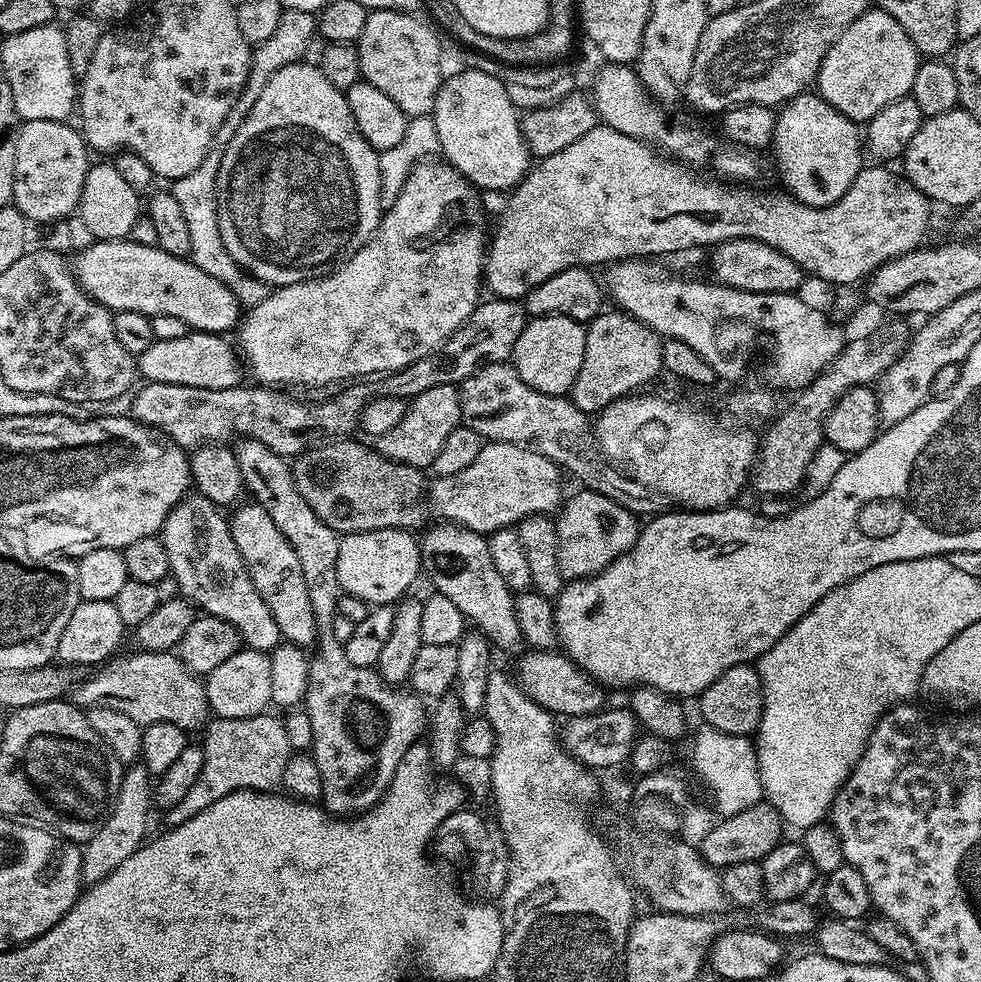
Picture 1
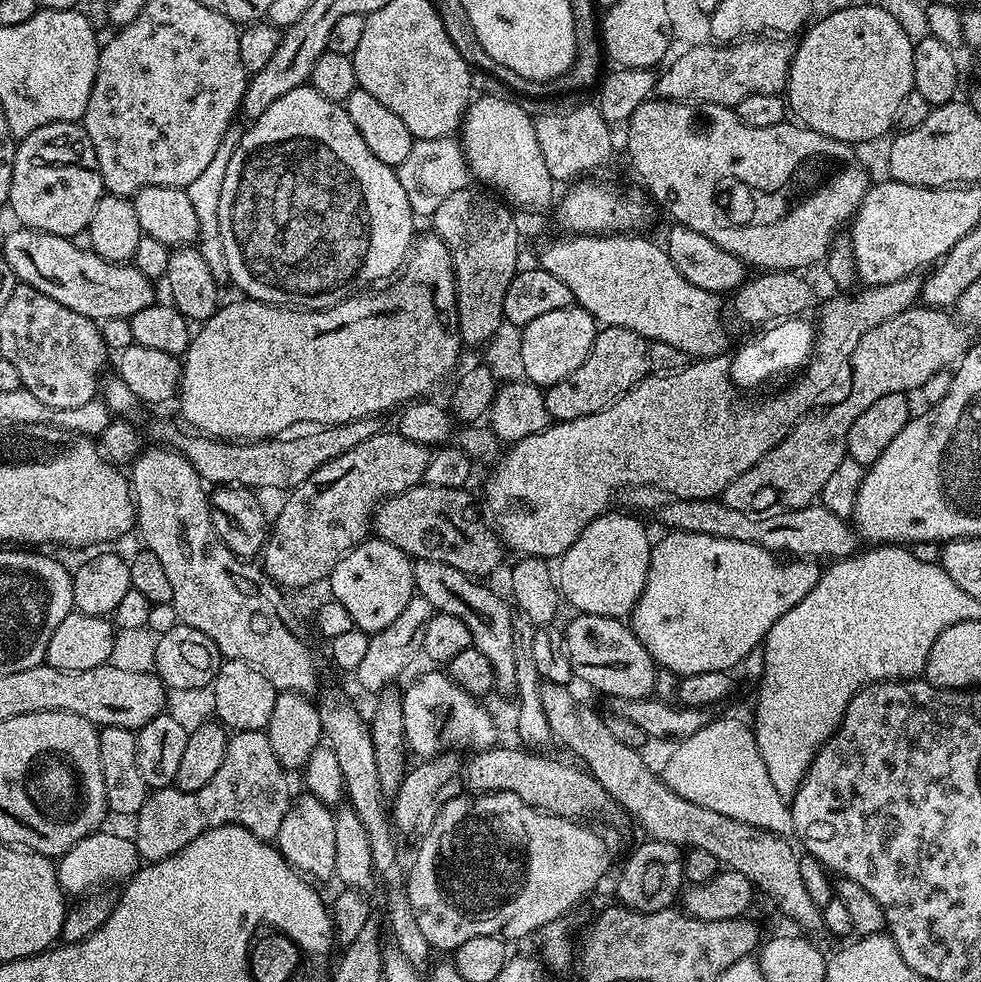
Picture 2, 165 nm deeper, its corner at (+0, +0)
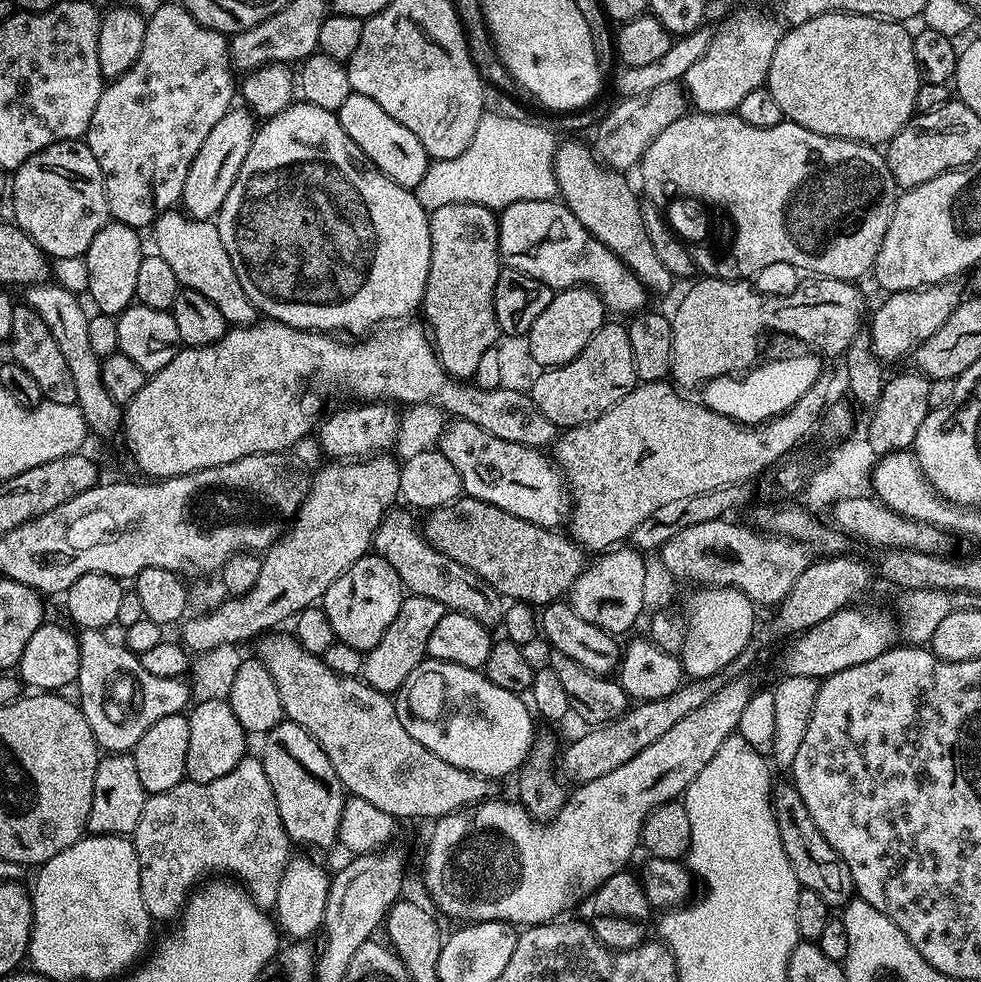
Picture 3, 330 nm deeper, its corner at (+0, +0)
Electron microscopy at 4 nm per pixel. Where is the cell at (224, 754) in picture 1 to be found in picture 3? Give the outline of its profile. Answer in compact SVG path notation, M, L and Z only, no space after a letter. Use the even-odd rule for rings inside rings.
M256 754L245 755L230 774L222 774L222 778L214 778L214 782L199 784L185 778L170 790L151 793L142 806L142 818L138 818L134 843L140 863L142 902L146 902L146 910L156 922L175 921L197 885L213 874L227 874L243 882L258 907L275 909L278 882L282 882L282 874L290 859L290 841L278 814L278 802Z

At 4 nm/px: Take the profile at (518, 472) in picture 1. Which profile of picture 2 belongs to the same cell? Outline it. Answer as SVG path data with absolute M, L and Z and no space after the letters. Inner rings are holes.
M912 272L909 276L903 276L894 282L864 286L851 294L836 294L840 296L830 297L820 308L820 321L815 321L815 340L807 363L804 364L799 375L795 377L797 380L793 384L788 384L785 388L778 389L773 396L764 396L761 400L751 400L748 397L751 395L742 394L741 389L733 383L729 368L729 357L724 354L709 356L689 363L688 367L682 369L681 372L666 374L665 376L649 374L644 379L639 380L627 394L618 397L613 404L609 404L602 411L586 414L582 418L549 423L544 431L535 432L526 438L515 441L509 447L512 449L509 452L507 449L491 465L490 471L492 473L489 474L488 481L484 484L484 500L482 496L482 504L486 512L486 507L488 507L489 513L487 512L487 515L490 517L491 527L494 529L497 537L511 551L513 548L514 551L520 552L516 554L519 554L521 557L539 556L541 560L552 562L563 556L566 550L570 550L570 546L574 546L574 538L578 538L578 534L582 534L582 530L586 530L586 526L590 526L590 522L594 518L598 518L602 513L609 511L613 507L612 499L619 492L628 492L631 488L657 488L658 491L665 492L665 497L677 500L710 500L719 497L726 490L726 486L730 486L730 482L734 482L734 478L738 478L738 474L746 474L746 470L750 470L750 466L754 466L754 462L758 462L758 458L762 458L771 448L778 446L778 442L782 442L782 438L786 438L786 434L790 434L792 427L808 413L810 406L814 406L814 402L818 402L818 394L822 394L822 390L826 390L826 386L830 386L830 382L834 382L834 377L837 376L838 370L842 370L842 366L846 366L846 358L850 358L850 354L854 354L854 346L858 346L858 342L868 333L868 330L882 322L886 322L894 314L904 312L907 308L913 307L920 297L920 290L923 285L924 276L920 272Z

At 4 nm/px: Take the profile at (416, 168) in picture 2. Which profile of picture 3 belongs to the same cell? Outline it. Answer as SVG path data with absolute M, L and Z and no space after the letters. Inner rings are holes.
M485 114L470 138L470 146L458 158L432 160L422 182L414 189L425 212L432 213L438 206L458 202L481 204L493 210L503 210L514 202L556 200L558 189L554 172L554 158L558 139L544 124L527 124L519 115L502 118Z

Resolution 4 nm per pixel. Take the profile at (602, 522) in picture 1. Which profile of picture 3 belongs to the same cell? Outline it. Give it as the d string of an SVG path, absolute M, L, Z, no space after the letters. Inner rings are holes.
M617 546L599 553L596 560L589 563L578 574L570 589L570 603L574 614L604 632L621 634L628 632L636 624L636 619L645 611L642 598L642 585L645 584L646 560L632 546Z

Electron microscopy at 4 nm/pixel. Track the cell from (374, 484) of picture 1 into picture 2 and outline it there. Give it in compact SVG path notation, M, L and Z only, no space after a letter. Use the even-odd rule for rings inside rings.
M415 484L410 490L380 503L372 517L371 531L383 543L392 544L396 551L411 556L413 561L446 562L446 566L454 566L454 570L462 570L467 576L488 578L484 576L499 566L506 548L482 515L477 497L475 500L468 491L467 487Z

